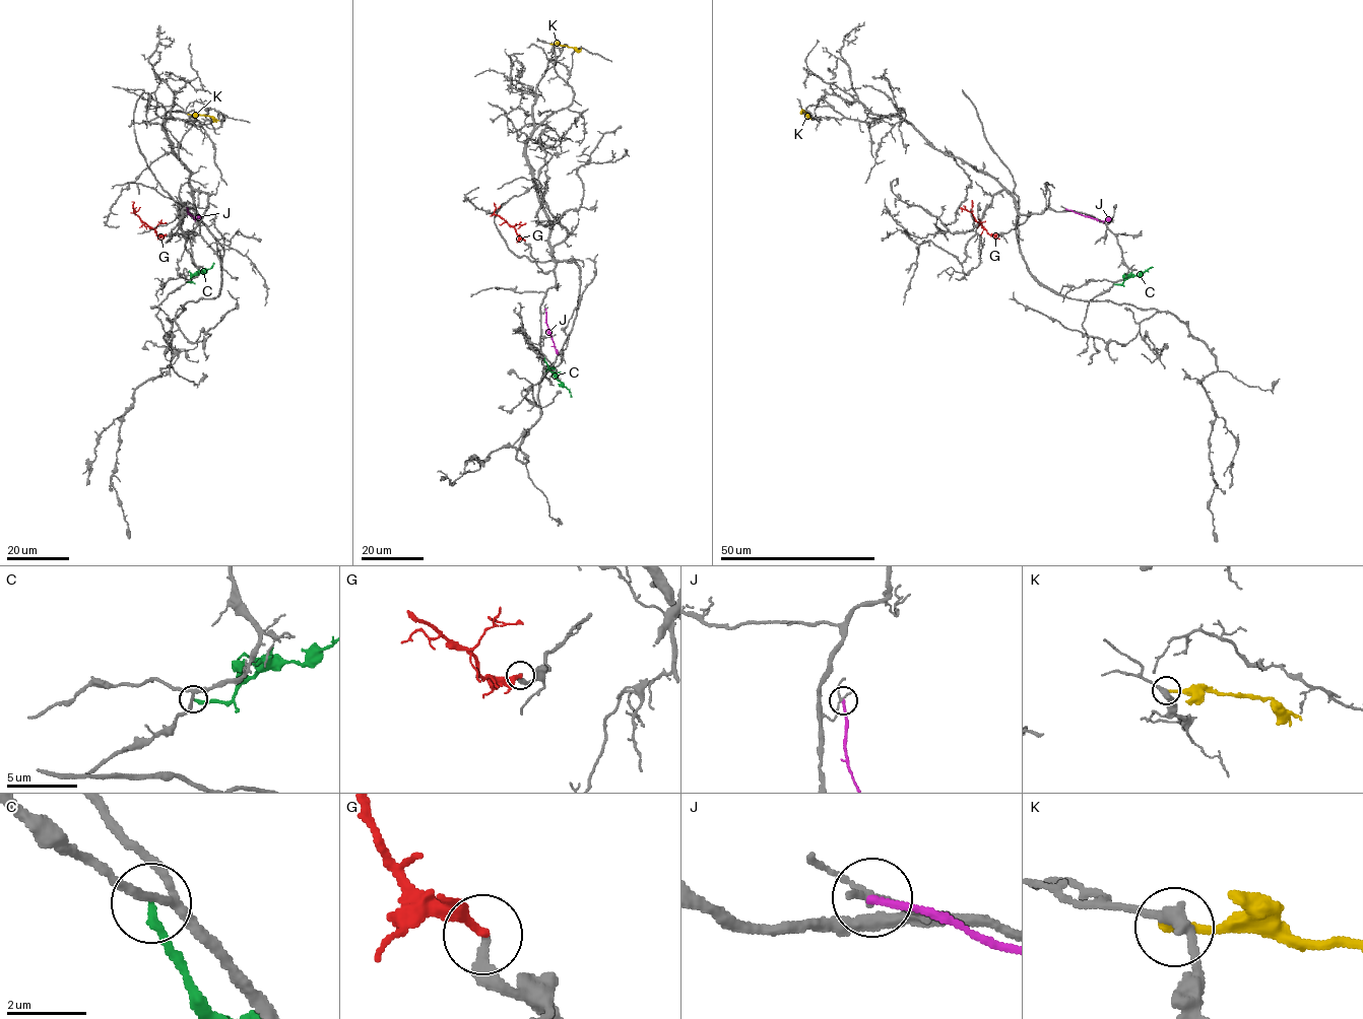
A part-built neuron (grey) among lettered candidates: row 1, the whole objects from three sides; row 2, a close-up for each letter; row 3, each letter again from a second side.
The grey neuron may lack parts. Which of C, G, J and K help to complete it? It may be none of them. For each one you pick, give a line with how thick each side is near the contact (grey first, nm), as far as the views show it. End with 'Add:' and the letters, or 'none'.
G: Thickness 180 nm (grey) against 320 nm
Add: G

